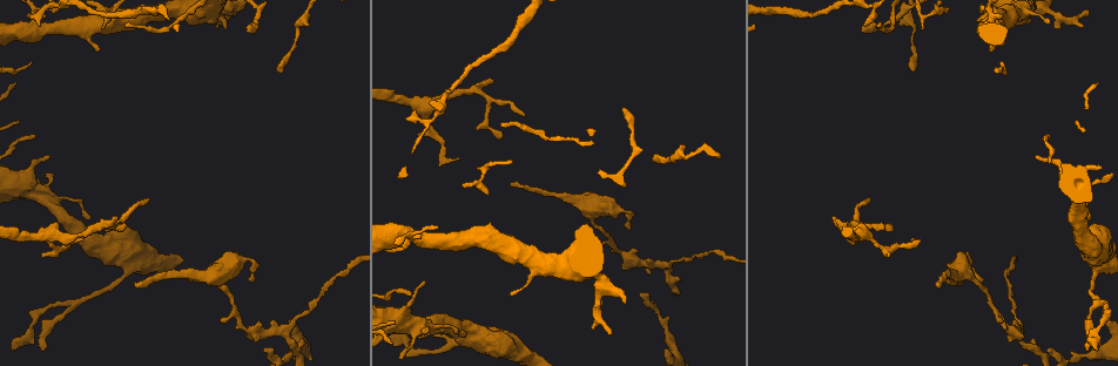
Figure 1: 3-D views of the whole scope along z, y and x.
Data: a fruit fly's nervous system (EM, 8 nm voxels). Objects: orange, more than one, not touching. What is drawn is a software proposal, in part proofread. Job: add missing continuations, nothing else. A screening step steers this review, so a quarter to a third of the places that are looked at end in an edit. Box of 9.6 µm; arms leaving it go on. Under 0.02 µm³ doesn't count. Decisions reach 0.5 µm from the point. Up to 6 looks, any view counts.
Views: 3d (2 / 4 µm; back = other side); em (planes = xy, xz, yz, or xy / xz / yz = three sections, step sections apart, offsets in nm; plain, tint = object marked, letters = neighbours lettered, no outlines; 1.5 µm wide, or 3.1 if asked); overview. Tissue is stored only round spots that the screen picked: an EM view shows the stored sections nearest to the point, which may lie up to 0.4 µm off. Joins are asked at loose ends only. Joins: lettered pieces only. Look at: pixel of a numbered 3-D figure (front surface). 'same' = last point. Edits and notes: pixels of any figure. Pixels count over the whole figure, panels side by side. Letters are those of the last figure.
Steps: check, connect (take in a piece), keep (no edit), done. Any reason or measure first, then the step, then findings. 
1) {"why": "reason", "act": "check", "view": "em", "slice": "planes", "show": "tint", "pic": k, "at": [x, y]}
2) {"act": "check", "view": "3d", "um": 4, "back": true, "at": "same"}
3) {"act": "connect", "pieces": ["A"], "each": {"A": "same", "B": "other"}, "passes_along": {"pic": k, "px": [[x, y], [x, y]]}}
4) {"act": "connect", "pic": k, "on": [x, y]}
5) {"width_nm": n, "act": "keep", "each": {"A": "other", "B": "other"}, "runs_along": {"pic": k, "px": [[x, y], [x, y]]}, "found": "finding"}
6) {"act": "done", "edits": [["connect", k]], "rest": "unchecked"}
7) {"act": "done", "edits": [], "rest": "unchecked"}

{"why": "branch stops here", "act": "check", "view": "em", "slice": "planes", "show": "tint", "pic": 1, "at": [223, 317]}

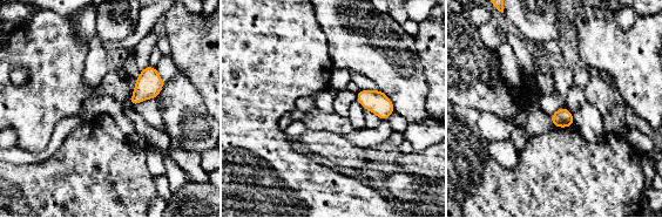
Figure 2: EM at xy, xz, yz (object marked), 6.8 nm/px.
{"act": "check", "view": "em", "slice": "planes", "show": "letters", "at": "same"}

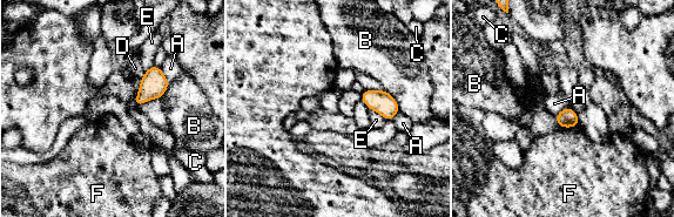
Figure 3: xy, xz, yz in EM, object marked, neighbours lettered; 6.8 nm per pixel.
{"act": "keep", "each": {"A": "other", "B": "other", "C": "other", "D": "other", "E": "other", "F": "other"}, "border": {"pic": 3, "px": [[160, 68], [169, 82]]}, "found": "none of them fits"}

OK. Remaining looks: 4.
{"why": "branch stops here", "act": "check", "view": "em", "slice": "planes", "show": "letters", "pic": 1, "at": [523, 115]}

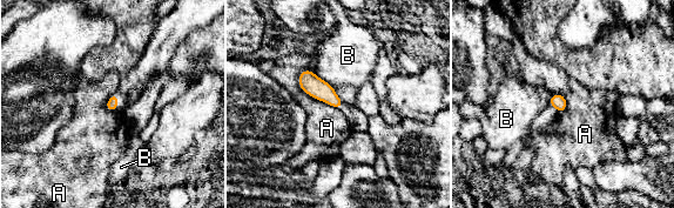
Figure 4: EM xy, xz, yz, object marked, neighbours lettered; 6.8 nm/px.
{"width_nm": 80, "longest_contact_nm": ["A", 380], "act": "keep", "each": {"A": "other", "B": "other"}, "found": "no lettered piece goes on from it"}

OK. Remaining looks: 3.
{"why": "free end", "act": "check", "view": "em", "slice": "planes", "show": "letters", "pic": 1, "at": [458, 159]}

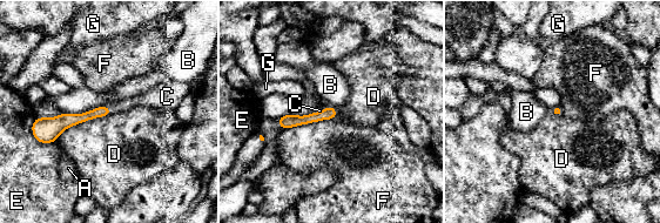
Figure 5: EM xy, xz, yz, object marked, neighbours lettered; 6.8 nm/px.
{"longest_contact_nm": ["D", 440], "act": "keep", "each": {"A": "other", "B": "other", "C": "other", "D": "other", "E": "other", "F": "other", "G": "other"}, "runs_along": {"pic": 5, "px": [[107, 110], [55, 126], [36, 126]]}, "found": "none of them fits"}

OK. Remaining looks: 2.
{"act": "done", "edits": [], "rest": "unchecked"}

